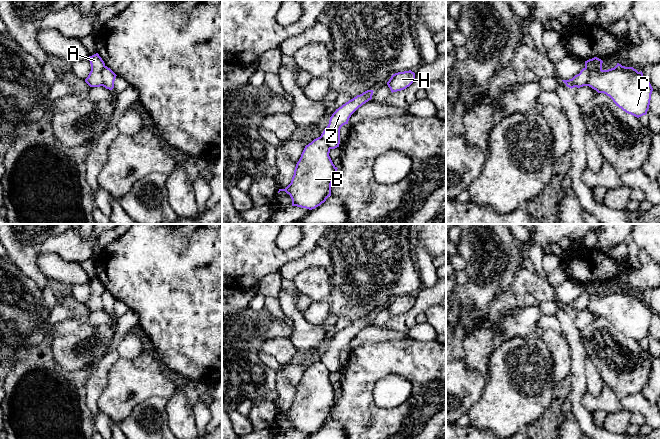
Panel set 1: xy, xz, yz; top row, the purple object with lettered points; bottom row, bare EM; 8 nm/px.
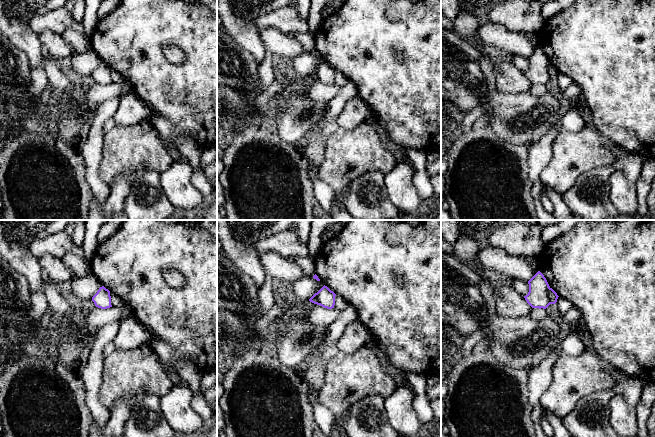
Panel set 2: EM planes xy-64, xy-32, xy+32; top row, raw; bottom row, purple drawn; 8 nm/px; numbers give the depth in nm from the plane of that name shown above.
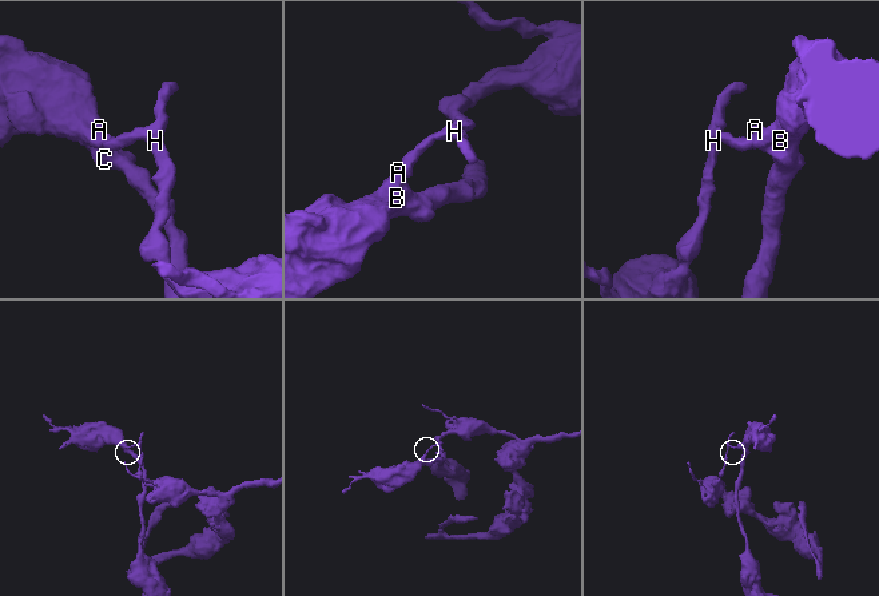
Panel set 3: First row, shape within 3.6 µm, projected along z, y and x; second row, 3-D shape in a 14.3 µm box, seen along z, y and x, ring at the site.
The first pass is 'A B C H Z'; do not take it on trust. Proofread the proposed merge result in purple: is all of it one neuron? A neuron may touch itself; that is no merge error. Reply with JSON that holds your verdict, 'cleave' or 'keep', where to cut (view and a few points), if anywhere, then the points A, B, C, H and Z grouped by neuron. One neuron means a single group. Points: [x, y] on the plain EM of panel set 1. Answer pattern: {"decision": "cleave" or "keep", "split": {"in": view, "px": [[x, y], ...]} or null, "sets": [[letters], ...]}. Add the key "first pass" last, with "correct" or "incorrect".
{"decision": "cleave", "split": {"in": "xy", "px": [[105, 290], [101, 296], [102, 309]]}, "sets": [["A", "B", "C"], ["H", "Z"]], "first pass": "incorrect"}

